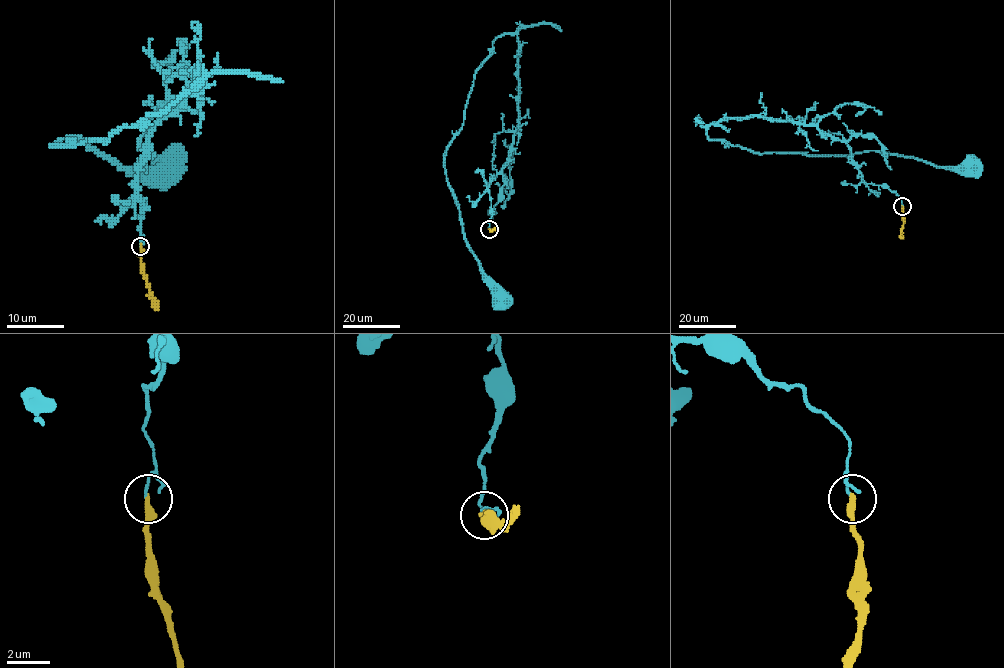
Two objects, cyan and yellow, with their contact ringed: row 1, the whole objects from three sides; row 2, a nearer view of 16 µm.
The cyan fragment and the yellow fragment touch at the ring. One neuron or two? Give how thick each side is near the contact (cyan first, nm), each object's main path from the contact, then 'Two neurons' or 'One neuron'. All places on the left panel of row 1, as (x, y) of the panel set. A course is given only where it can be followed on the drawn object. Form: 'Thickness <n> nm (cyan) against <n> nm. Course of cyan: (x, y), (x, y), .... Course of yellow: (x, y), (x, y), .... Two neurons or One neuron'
Thickness 90 nm (cyan) against 300 nm. Course of cyan: (140, 246), (148, 132), (198, 68), (191, 88), (137, 125), (52, 145), (76, 136), (119, 168), (163, 172). Course of yellow: (140, 246), (141, 270), (155, 310). Two neurons

